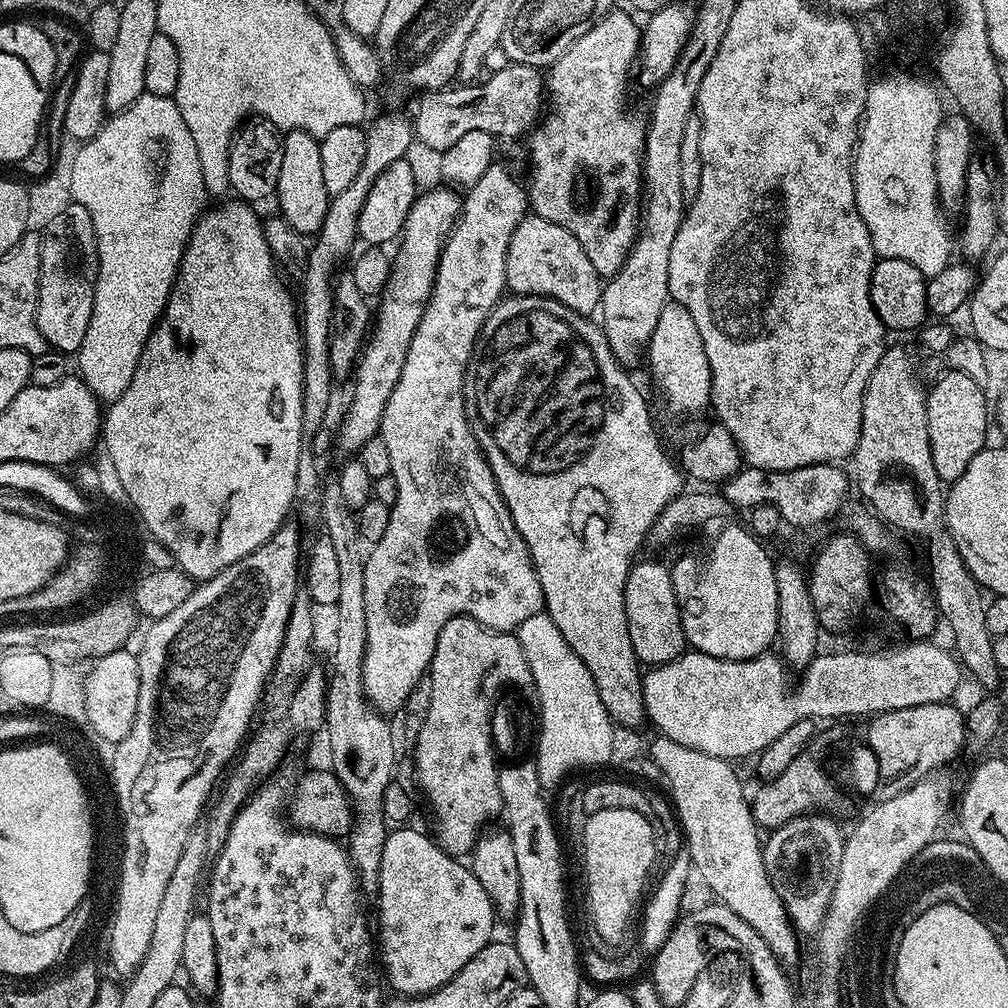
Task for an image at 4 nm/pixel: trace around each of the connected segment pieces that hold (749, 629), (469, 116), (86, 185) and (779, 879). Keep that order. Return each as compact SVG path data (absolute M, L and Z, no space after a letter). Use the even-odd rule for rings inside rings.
M732 524L717 534L704 564L696 556L684 556L677 564L671 565L674 594L680 603L684 638L695 651L723 660L749 660L765 655L771 649L768 647L777 643L778 589L774 587L776 565L773 557L768 557L768 552L763 547L767 548L747 527L740 525L739 528Z
M510 62L487 78L489 80L481 79L479 82L468 82L460 86L464 88L445 86L435 96L428 92L427 99L420 96L416 118L414 117L415 139L419 143L421 140L435 154L441 154L470 131L485 131L495 138L523 137L542 116L542 105L546 100L546 80L541 69L529 64Z
M144 92L121 112L109 115L96 137L81 143L71 167L71 189L73 201L86 206L98 242L94 310L90 310L90 326L86 326L86 338L82 338L82 346L75 353L74 364L80 367L80 379L91 386L97 397L111 402L126 394L126 386L130 386L130 378L138 370L138 358L142 358L142 350L172 293L182 254L210 200L202 182L198 146L194 146L194 137L175 99Z
M809 813L799 816L780 828L773 829L763 843L763 861L771 885L782 898L788 916L801 935L815 935L825 917L837 885L842 866L845 835L826 814Z

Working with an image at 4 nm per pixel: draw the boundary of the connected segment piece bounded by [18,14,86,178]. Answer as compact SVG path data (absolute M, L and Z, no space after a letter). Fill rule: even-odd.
M51 14L45 15L44 21L39 21L38 27L42 34L50 42L54 50L54 74L52 75L52 91L48 98L48 107L46 115L42 121L42 135L37 139L36 144L18 162L18 168L21 168L30 178L43 178L47 175L54 161L54 145L60 139L64 131L64 119L66 118L66 102L70 102L70 90L72 89L72 77L86 52L86 40L79 27L73 26L69 21L63 18L57 18Z

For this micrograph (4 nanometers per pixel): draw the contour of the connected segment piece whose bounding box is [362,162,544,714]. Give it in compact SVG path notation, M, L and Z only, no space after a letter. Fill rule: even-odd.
M493 162L484 174L471 187L467 189L462 200L460 218L452 228L446 246L440 255L438 270L436 271L436 284L432 288L432 296L428 299L428 305L424 311L422 322L418 322L418 330L414 334L414 342L410 342L410 350L406 354L406 366L402 366L402 378L398 378L398 386L394 386L394 394L390 394L390 402L386 402L386 410L382 414L379 435L386 442L390 450L390 466L394 482L398 482L398 502L394 502L390 522L382 538L378 538L376 544L367 549L368 556L365 558L365 606L366 606L366 648L364 665L362 666L362 682L364 693L368 703L381 713L396 712L412 696L416 687L421 687L426 673L432 666L434 658L434 646L438 642L438 634L442 634L442 626L450 622L455 616L473 616L475 620L492 628L496 632L512 632L526 618L538 614L544 607L544 595L542 586L538 582L536 568L532 565L530 550L518 534L514 522L510 518L510 510L500 497L500 491L496 489L494 474L478 446L478 442L472 433L470 422L464 413L464 372L468 368L468 360L472 357L472 351L476 345L476 336L482 330L486 318L492 313L492 309L500 303L506 292L508 279L506 278L506 254L510 246L510 238L524 217L529 215L530 205L528 194L523 183L520 184L512 177L512 172L504 164Z

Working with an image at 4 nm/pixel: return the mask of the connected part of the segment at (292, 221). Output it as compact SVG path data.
M291 130L284 136L282 170L274 200L280 203L279 215L299 234L316 234L320 231L329 204L326 182L322 178L322 150L320 140L302 130Z

